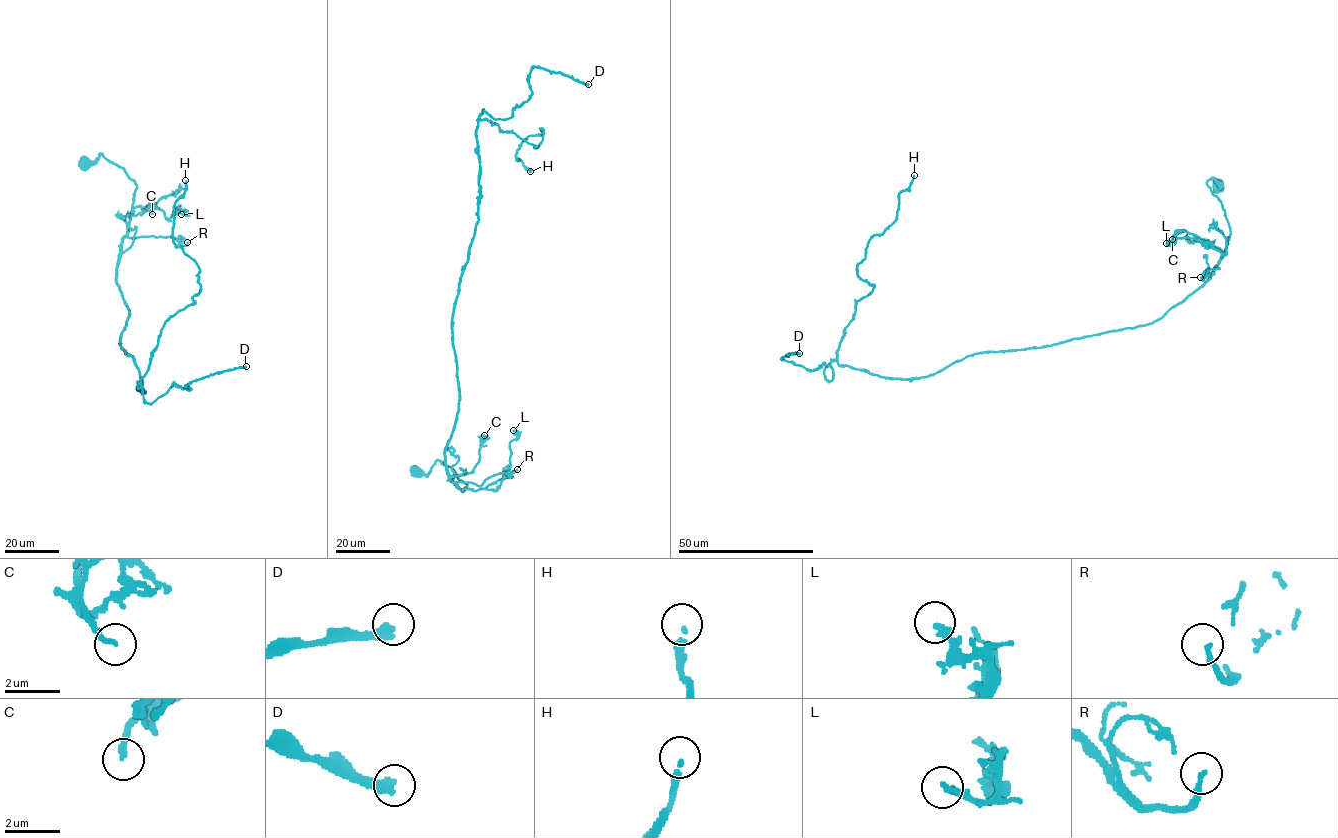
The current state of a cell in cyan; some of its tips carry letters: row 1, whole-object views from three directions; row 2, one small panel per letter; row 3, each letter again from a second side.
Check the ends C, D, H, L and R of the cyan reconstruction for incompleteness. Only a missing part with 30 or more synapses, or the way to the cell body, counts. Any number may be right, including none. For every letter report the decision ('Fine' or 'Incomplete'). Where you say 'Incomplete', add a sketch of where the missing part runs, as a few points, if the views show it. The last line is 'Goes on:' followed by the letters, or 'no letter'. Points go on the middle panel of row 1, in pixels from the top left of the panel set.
C: Fine
D: Incomplete. Course of what is missing: (588, 84), (621, 107), (657, 86), (644, 110), (645, 119), (654, 123), (665, 121)
H: Incomplete. Course of what is missing: (530, 171), (521, 150), (546, 143), (553, 161), (530, 174), (548, 175), (515, 154)
L: Fine
R: Fine
Goes on: D, H

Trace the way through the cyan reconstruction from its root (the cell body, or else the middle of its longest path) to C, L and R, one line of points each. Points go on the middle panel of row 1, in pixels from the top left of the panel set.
C: (416, 472), (426, 476), (440, 460), (466, 483), (462, 491), (453, 483), (454, 476), (473, 471), (484, 435)
L: (416, 472), (426, 476), (440, 460), (466, 483), (462, 491), (495, 491), (509, 470), (513, 430)
R: (416, 472), (426, 476), (440, 460), (466, 483), (462, 491), (456, 482), (480, 486), (491, 476), (517, 469)

